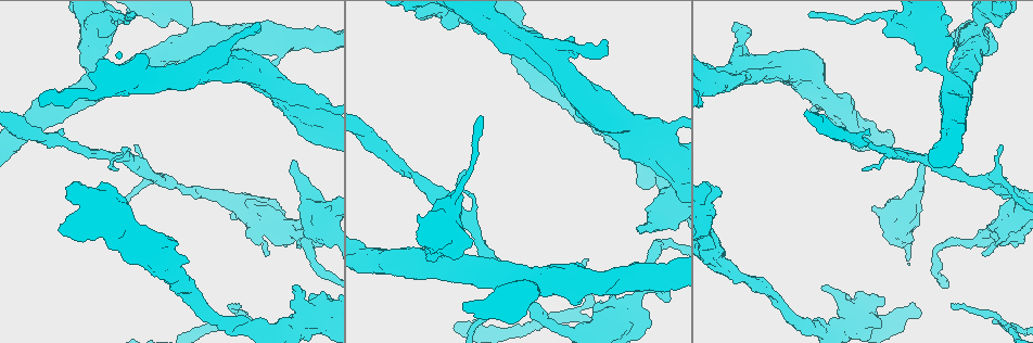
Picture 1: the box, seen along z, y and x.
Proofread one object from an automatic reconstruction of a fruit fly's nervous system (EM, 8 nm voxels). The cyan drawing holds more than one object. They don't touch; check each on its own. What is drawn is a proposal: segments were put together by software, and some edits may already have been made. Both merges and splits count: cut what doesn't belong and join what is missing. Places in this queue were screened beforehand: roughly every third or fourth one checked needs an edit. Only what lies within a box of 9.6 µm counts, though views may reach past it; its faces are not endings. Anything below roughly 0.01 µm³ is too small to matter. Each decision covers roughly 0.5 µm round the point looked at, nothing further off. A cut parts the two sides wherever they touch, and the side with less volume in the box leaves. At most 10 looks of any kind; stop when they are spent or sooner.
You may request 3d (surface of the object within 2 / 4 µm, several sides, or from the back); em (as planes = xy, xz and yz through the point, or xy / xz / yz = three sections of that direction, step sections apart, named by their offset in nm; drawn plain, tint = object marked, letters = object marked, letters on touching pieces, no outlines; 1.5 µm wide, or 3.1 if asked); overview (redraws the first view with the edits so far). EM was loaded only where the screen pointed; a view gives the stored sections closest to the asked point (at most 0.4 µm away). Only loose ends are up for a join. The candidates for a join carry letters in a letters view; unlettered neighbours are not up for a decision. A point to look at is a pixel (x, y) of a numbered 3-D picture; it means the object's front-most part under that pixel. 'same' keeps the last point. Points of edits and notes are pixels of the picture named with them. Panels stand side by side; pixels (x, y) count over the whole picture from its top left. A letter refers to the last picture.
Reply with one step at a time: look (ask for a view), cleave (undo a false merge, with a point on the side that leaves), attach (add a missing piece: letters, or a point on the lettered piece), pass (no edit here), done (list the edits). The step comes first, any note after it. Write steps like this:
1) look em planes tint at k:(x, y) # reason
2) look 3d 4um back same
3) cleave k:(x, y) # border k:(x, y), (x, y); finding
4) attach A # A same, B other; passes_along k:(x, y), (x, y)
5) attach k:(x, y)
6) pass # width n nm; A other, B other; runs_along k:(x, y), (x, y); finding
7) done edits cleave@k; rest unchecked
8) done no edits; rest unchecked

look em planes letters at 1:(642, 230) # branch stops here

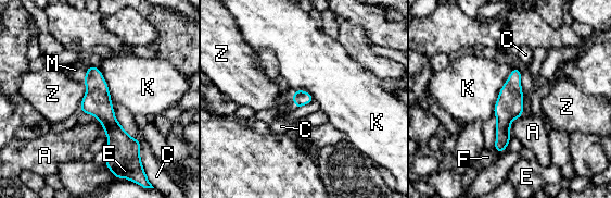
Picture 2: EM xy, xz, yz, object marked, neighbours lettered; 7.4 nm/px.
attach M # A other, C other, E other, F other, K other, M same, Z other; passes_along 2:(97, 101), (88, 69), (75, 70); it goes on there

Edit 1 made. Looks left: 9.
look 3d 2um at 1:(940, 248) # abrupt turn

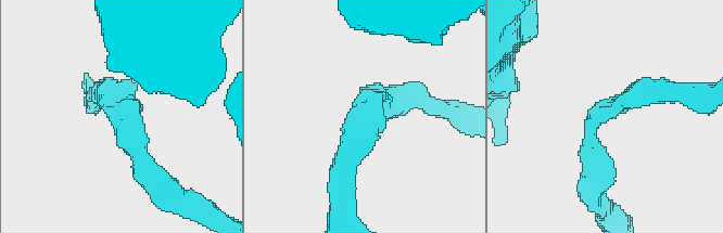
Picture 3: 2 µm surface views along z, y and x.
look em planes letters at 3:(126, 111) # arm_widths 190, 200 nm; need the tissue

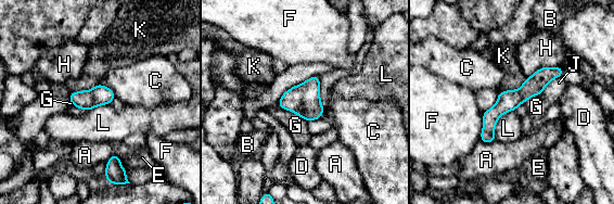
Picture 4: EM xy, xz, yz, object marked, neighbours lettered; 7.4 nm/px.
pass # longest_contact L 280 nm; A other, B other, C other, D other, E other, F other, G other, H other, J other, K other, L other; border 4:(514, 110), (499, 117), (495, 141); continuous, no second neuron

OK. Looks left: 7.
look em planes tint at 1:(562, 318) # arms part here

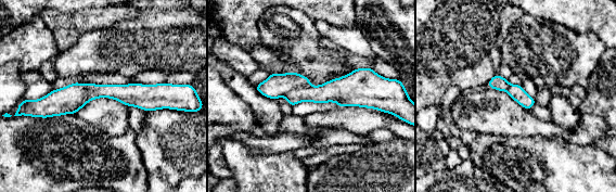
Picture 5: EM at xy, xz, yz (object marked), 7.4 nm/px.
look em planes letters same

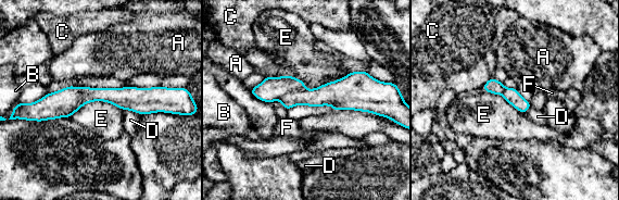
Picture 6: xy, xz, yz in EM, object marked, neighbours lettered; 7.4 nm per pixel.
cleave 6:(52, 105) # A other, B other, C other, D other, E other, F other; border 6:(86, 87), (79, 100), (60, 116); two neurons meet here

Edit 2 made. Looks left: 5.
look overview # see it whole again

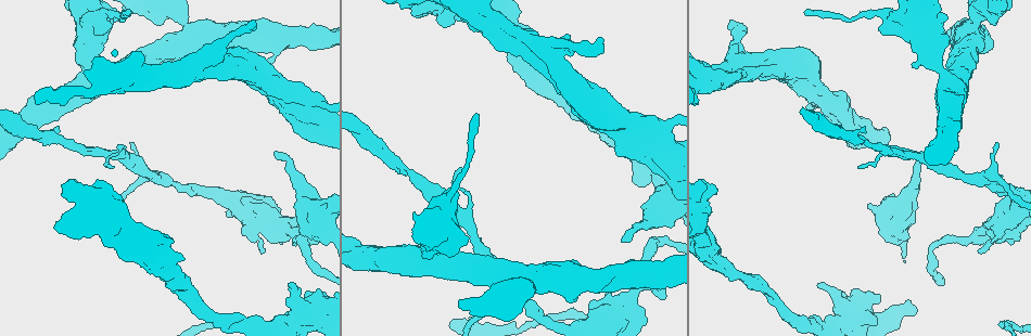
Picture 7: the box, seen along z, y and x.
look 3d 2um at 7:(732, 25) # free end

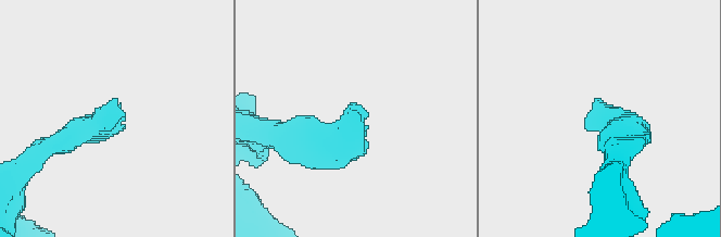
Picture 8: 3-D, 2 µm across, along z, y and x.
look em planes plain at 8:(595, 107) # shape alone is not enough

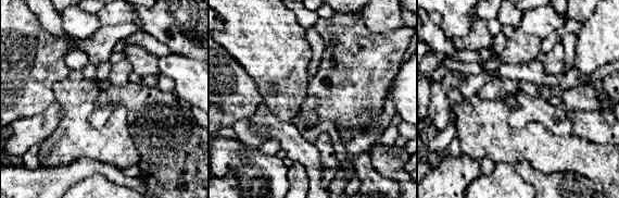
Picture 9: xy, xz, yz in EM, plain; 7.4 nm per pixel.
look em planes letters same # see the neighbours

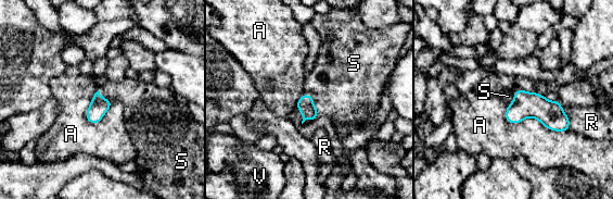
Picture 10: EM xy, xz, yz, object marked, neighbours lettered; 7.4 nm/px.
attach S # width 120 nm; A other, R other, S same, V other; passes_along 10:(305, 104), (313, 103), (343, 89); the neuron continues

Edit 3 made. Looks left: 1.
done edits attach@2, cleave@6, attach@10; rest unchecked

